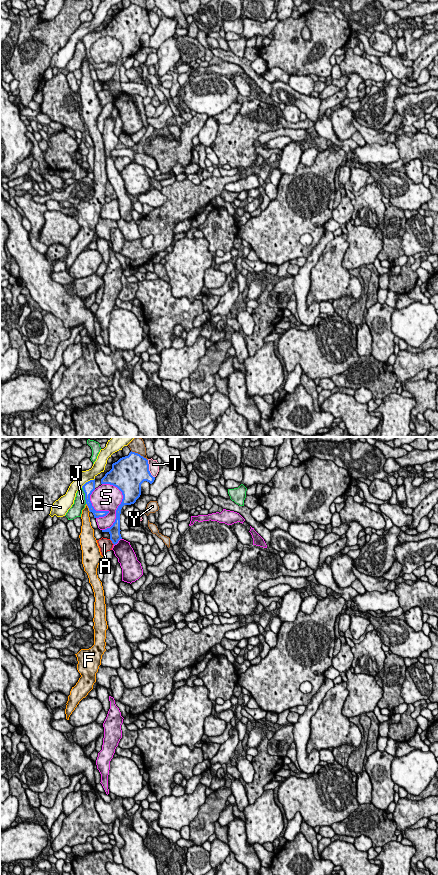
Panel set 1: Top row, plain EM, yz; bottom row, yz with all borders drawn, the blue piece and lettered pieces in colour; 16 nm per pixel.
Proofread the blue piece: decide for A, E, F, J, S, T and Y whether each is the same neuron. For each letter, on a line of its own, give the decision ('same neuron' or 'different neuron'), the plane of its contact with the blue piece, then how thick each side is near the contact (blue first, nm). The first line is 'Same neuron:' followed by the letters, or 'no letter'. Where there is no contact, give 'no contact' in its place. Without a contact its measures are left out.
Same neuron: no letter
A: different neuron; meets blue in yz; 190 nm thick on the blue side, 200 nm on the other
E: different neuron; meets blue in yz; 180 nm thick on the blue side, 190 nm on the other
F: different neuron; meets blue in yz; 120 nm thick on the blue side, 130 nm on the other
J: different neuron; meets blue in yz; 180 nm thick on the blue side, 190 nm on the other
S: different neuron; meets blue in yz; 220 nm thick on the blue side, 420 nm on the other
T: different neuron; meets blue in yz; 500 nm thick on the blue side, 160 nm on the other
Y: different neuron; meets blue in yz; 480 nm thick on the blue side, 240 nm on the other

